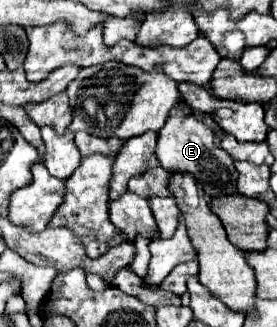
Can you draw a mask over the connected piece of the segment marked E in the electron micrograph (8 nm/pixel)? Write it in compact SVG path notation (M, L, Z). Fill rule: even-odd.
M178 108L178 112L174 112L174 116L170 116L170 120L166 120L162 130L158 132L156 156L160 160L160 166L168 172L192 174L210 198L238 194L238 170L234 168L234 160L214 144L214 132L208 126L182 108Z

